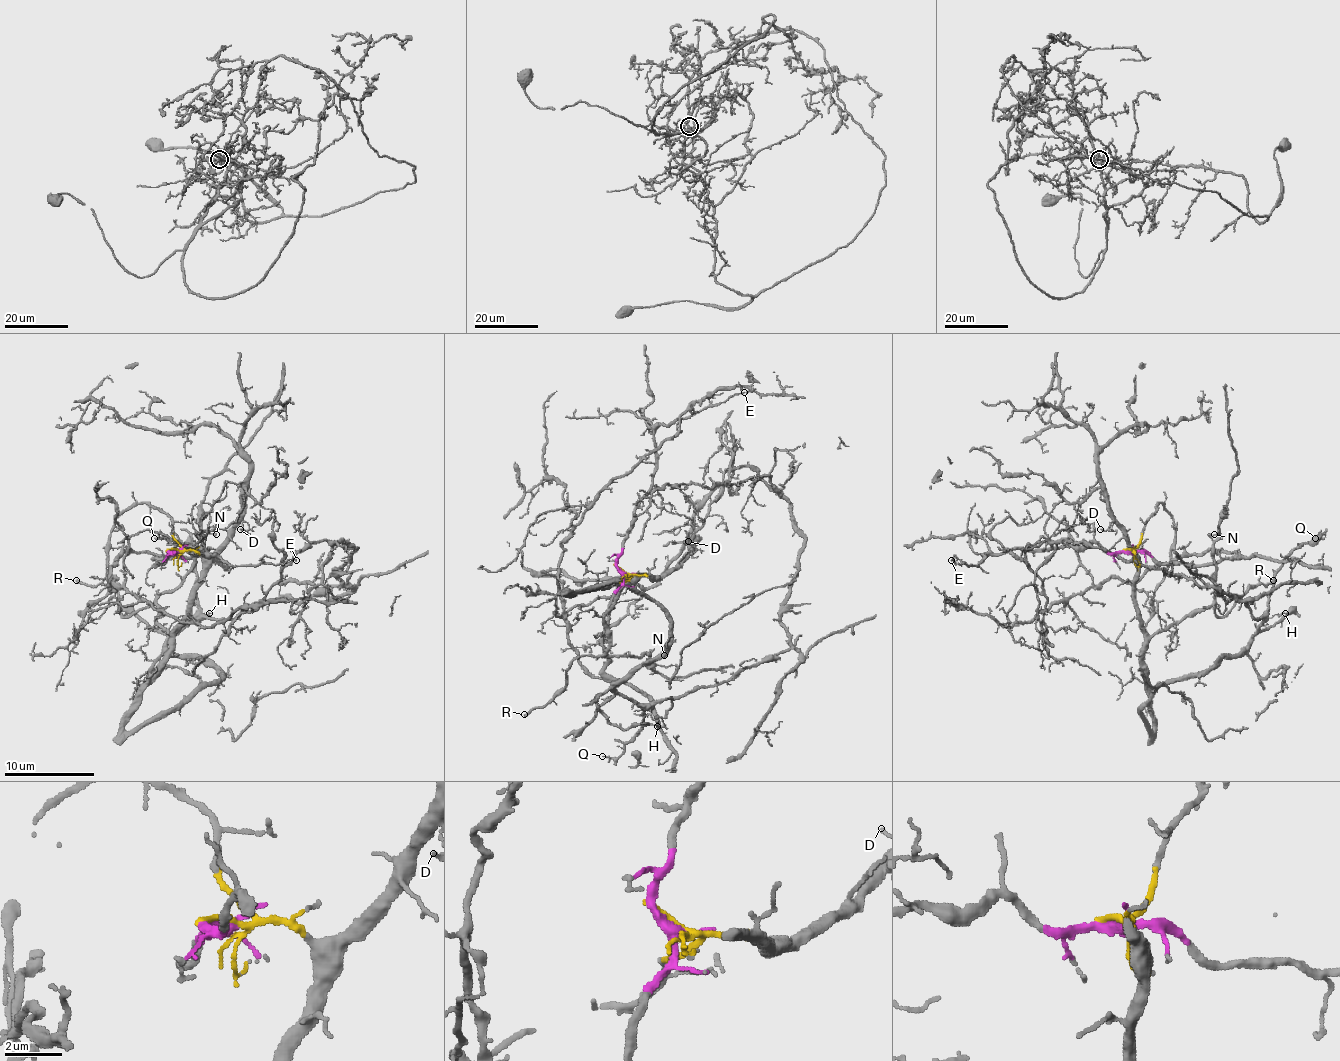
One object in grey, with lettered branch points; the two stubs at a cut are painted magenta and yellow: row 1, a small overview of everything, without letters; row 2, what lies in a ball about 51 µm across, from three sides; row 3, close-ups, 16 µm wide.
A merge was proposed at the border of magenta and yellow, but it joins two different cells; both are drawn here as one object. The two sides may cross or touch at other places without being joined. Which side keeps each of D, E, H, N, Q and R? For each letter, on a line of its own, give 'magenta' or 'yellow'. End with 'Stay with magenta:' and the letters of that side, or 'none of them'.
D: yellow
E: magenta
H: yellow
N: yellow
Q: yellow
R: yellow
Stay with magenta: E

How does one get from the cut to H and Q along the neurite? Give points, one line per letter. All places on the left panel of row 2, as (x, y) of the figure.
H: (174, 549), (201, 558), (203, 581), (127, 731), (181, 709), (221, 678), (167, 646), (210, 612)
Q: (174, 549), (201, 558), (203, 581), (127, 731), (221, 678), (167, 646), (196, 610), (196, 561), (154, 538)

